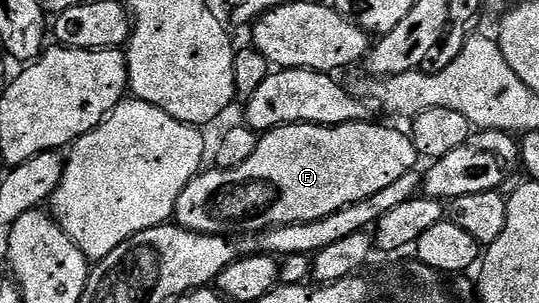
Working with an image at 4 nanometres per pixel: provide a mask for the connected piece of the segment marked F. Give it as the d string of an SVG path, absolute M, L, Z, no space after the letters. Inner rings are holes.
M357 122L338 126L283 124L280 128L265 132L257 139L254 154L250 154L242 166L213 167L212 172L201 171L188 183L176 203L175 223L207 236L236 238L241 234L261 232L283 224L314 222L354 202L362 202L370 198L370 194L378 194L378 190L398 182L402 174L417 167L418 153L411 135L407 131L399 132L396 128L376 123Z

